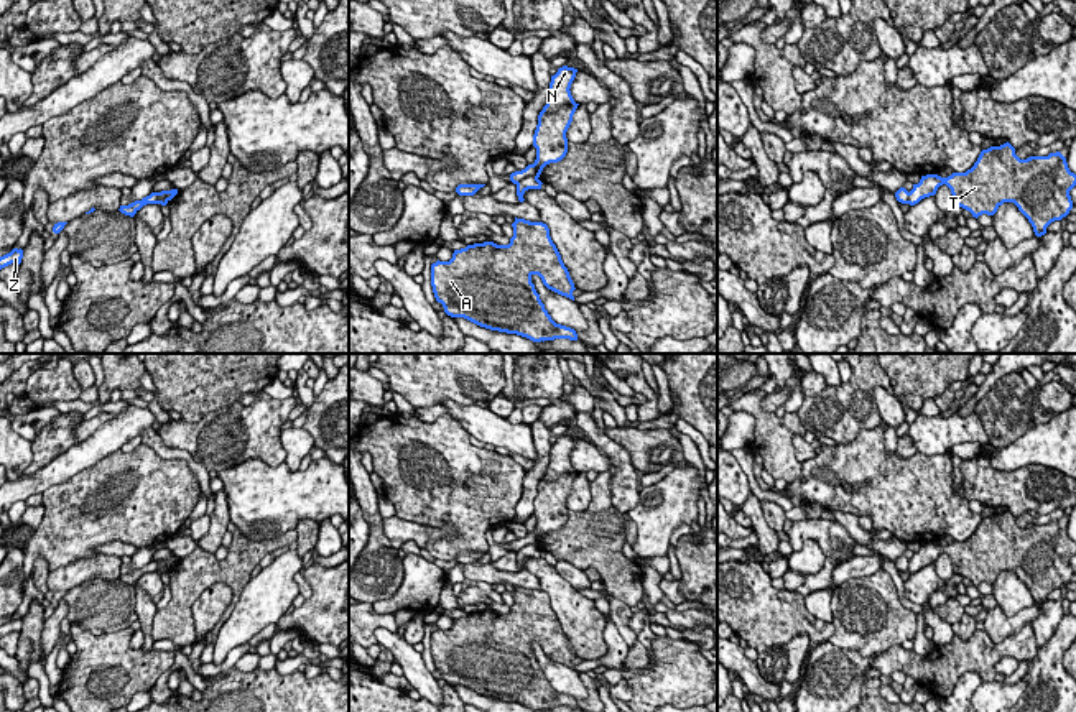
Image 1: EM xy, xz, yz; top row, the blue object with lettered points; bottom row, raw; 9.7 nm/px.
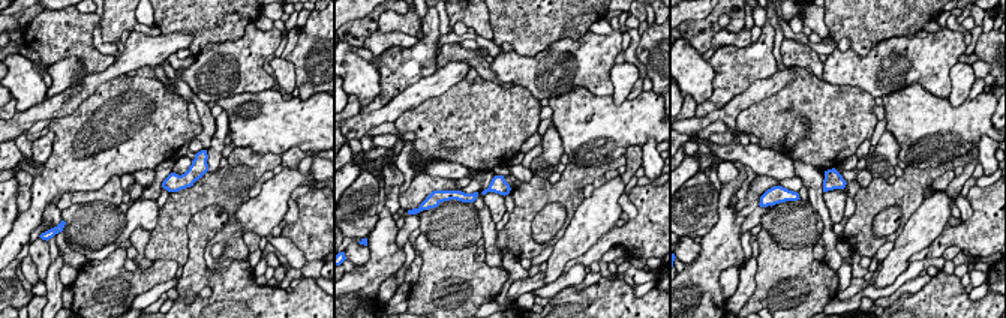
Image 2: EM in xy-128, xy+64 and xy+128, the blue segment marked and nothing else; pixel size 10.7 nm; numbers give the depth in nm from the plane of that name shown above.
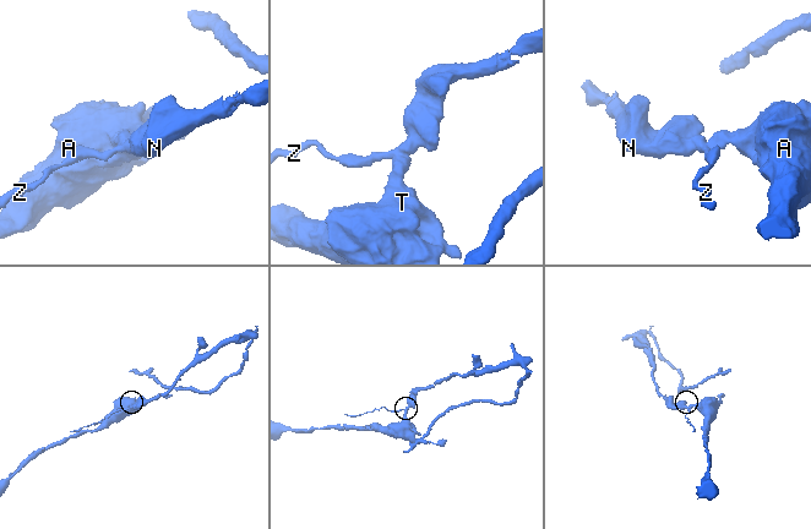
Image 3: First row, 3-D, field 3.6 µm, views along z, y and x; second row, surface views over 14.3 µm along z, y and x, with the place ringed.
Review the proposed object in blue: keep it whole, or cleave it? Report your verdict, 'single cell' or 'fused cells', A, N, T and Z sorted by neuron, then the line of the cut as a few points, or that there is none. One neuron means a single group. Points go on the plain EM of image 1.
fused cells; A T / N Z; cut in xz along (537, 545), (524, 545), (515, 551)

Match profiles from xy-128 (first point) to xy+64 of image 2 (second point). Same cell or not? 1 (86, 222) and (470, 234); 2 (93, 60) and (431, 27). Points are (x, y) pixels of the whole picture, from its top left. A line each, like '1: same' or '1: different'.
1: same
2: different

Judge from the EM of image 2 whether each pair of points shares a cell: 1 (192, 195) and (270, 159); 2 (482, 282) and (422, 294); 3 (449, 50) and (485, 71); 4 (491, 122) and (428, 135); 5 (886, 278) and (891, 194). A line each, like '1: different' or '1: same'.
1: same
2: same
3: same
4: same
5: different

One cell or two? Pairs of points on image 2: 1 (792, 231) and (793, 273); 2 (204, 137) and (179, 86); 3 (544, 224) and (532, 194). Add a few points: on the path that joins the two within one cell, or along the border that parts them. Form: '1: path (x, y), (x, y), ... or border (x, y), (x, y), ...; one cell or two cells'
1: border (762, 228), (784, 248), (811, 246); two cells
2: path (206, 123), (203, 108), (192, 98); one cell
3: border (561, 203), (535, 215), (537, 243); two cells

